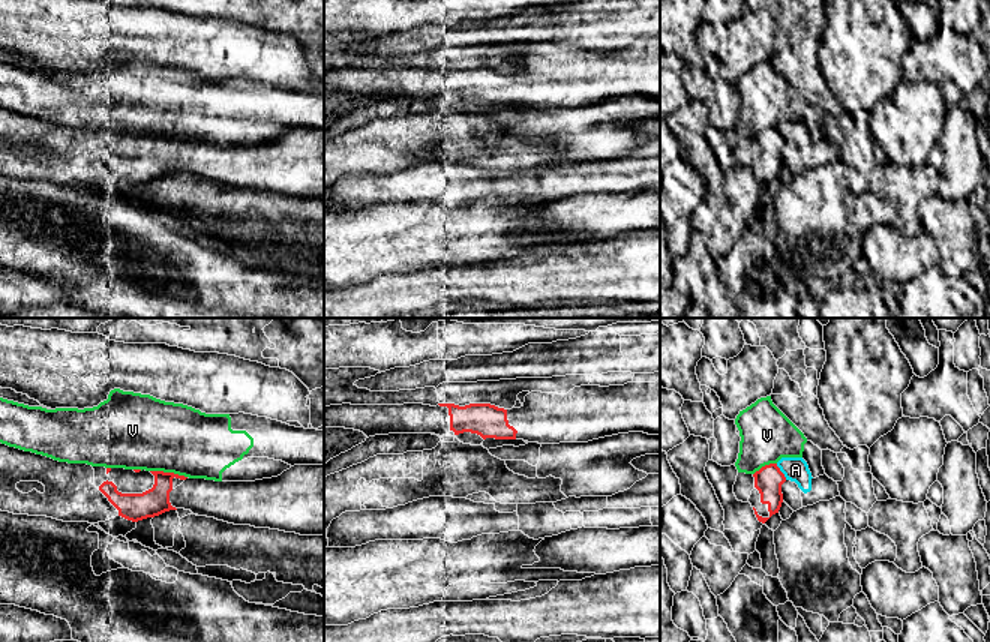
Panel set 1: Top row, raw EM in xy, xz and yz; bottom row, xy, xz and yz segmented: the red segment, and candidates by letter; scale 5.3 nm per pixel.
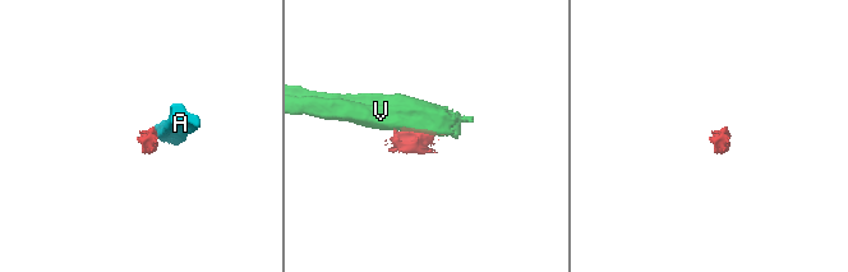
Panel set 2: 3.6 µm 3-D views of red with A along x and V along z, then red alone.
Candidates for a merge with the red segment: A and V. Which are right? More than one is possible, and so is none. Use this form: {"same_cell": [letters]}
{"same_cell": []}

